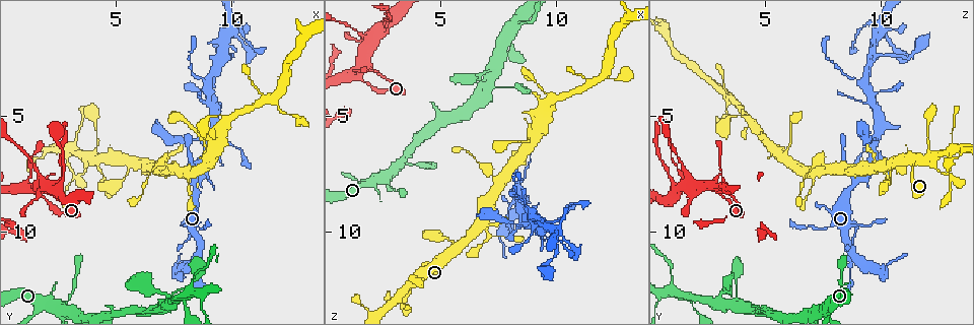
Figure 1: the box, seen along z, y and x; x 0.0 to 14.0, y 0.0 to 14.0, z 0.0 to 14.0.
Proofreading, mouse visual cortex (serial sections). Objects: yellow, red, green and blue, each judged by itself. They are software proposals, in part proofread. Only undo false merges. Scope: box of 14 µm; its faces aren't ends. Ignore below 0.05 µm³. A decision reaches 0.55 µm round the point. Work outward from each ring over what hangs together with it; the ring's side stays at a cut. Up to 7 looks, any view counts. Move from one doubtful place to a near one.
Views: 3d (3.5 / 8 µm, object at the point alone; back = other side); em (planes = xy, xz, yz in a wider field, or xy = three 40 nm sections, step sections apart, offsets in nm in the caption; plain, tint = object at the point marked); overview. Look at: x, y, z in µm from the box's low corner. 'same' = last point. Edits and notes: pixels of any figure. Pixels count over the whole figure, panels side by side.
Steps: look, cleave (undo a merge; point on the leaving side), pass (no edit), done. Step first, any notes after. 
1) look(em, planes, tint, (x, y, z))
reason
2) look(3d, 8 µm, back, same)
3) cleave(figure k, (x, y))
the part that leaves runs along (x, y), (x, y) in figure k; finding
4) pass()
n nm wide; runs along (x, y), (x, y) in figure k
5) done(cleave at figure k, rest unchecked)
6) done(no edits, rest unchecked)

look(3d, 8 µm, (3.4, 7.7, 13.0))

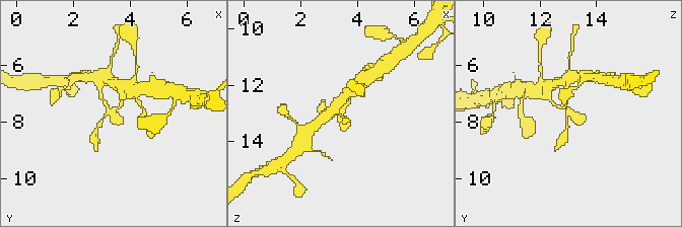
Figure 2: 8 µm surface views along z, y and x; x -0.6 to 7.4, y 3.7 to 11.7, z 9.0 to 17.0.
look(em, xy, step 1, tint, (3.4, 7.6, 13.0))
now the EM

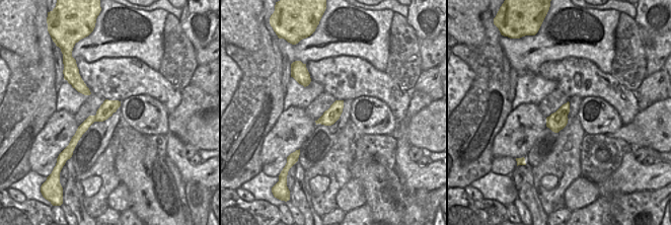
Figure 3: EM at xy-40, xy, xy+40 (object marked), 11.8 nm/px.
pass()
runs along (548, 96), (577, 119), (586, 119) in figure 2; all the same cell

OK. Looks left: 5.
look(3d, 3.5 µm, (8.9, 3.9, 10.3))
thin neck

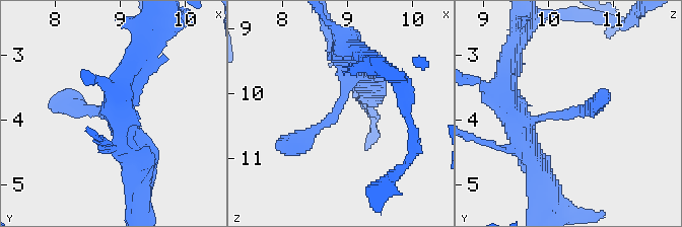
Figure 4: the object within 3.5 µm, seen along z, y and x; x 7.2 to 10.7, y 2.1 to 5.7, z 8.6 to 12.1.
look(em, xy, step 3, tint, (8.80, 3.95, 10.25))
now the EM

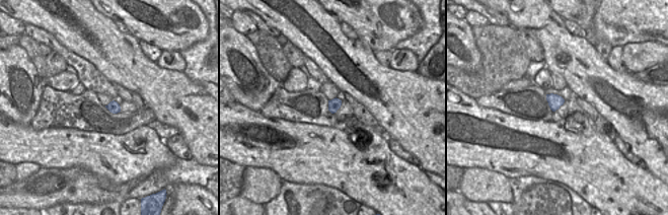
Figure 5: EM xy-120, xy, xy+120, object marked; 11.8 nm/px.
look(em, planes, tint, same)

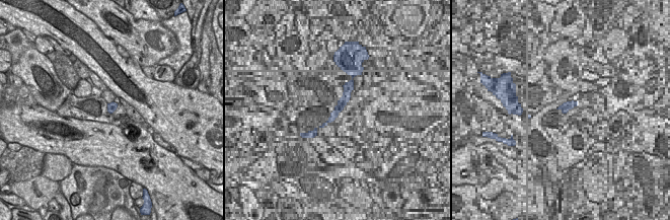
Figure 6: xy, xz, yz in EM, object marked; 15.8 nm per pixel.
pass()
runs along (353, 72), (335, 114), (278, 147) in figure 4; one cell here

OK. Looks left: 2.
look(3d, 3.5 µm, back, (1.7, 7.5, 1.5))
sudden change in width

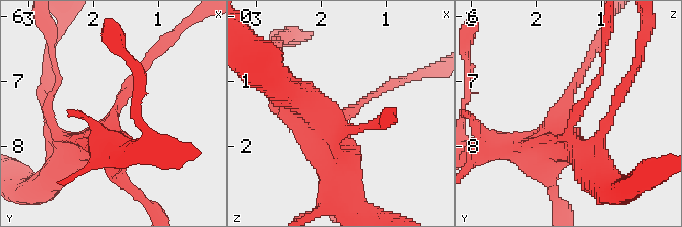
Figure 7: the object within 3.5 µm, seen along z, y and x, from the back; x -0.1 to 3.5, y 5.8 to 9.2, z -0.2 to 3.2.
look(em, xy, step 3, tint, (1.65, 7.40, 1.55))
arms of 150, 400 nm; need the tissue

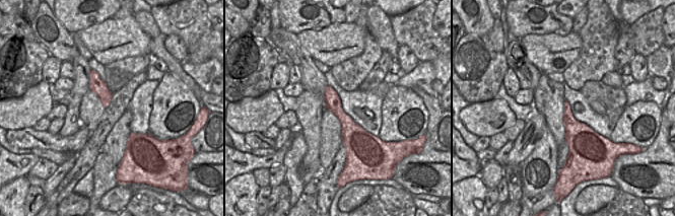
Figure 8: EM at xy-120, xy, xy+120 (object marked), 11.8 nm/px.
pass()
runs along (527, 148), (547, 145), (592, 55) in figure 7; one cell here

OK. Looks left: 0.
done(no edits, rest unchecked)

